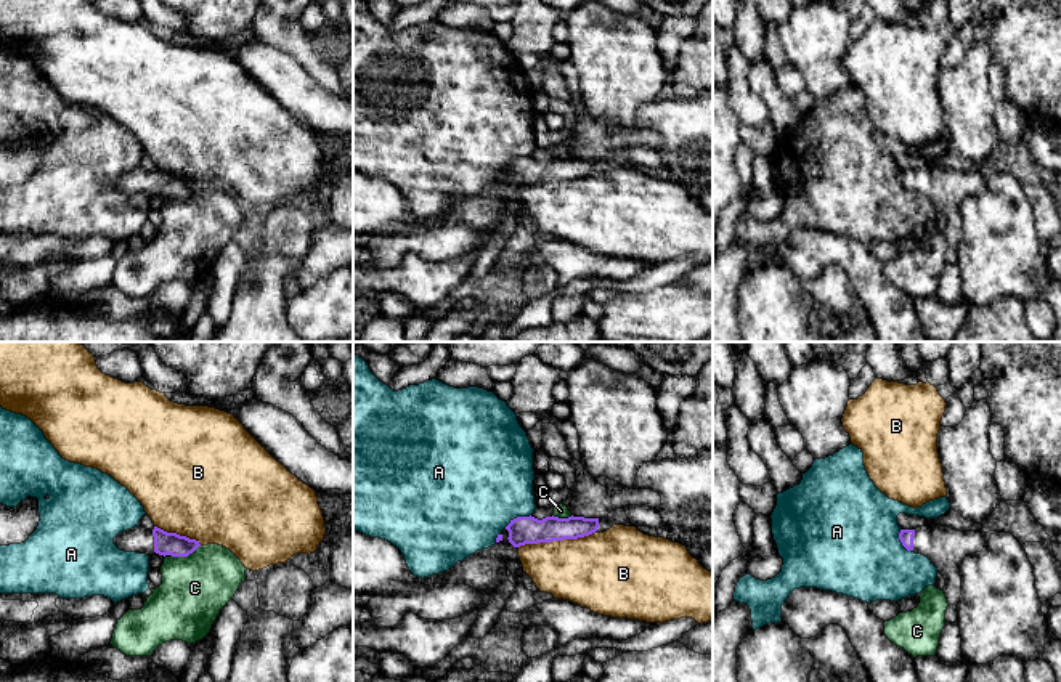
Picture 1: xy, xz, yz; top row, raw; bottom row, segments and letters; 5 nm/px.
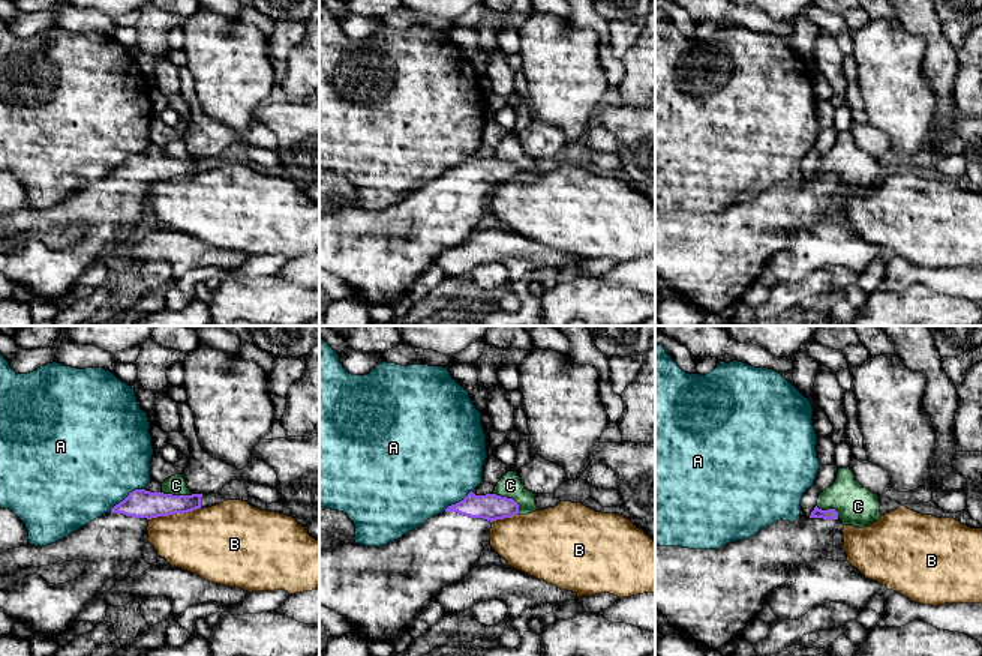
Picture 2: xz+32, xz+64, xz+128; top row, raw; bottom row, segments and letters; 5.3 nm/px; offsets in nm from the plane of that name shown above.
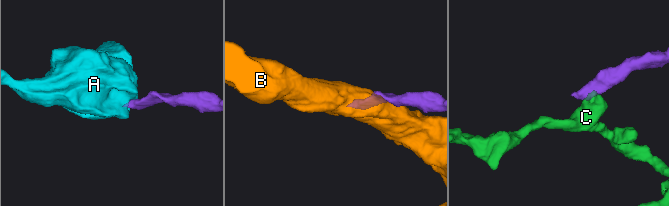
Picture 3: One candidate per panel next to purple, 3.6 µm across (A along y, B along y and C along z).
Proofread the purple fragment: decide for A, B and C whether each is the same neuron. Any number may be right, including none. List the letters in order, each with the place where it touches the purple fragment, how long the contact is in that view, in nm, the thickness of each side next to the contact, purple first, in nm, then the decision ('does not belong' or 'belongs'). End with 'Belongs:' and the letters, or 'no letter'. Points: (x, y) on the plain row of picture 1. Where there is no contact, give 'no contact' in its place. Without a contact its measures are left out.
A: contact xz (517, 158); length 150 nm; calibres 140 and 480 nm; does not belong
B: contact xz (554, 180); length 380 nm; calibres 140 and 360 nm; does not belong
C: contact xy (185, 196); length 160 nm; calibres 120 and 320 nm; does not belong
Belongs: no letter

